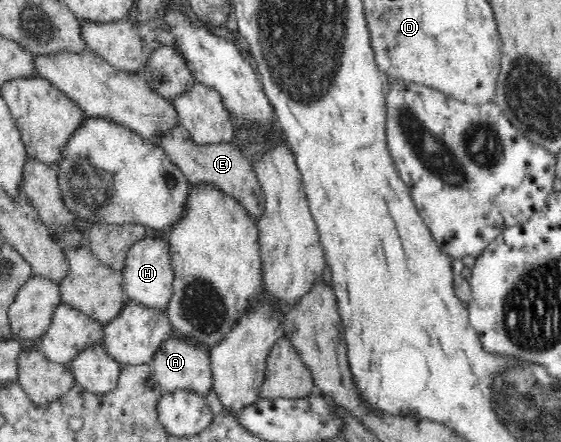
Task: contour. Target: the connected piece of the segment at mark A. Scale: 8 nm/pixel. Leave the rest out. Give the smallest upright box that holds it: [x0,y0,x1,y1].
[150,335,213,396]

